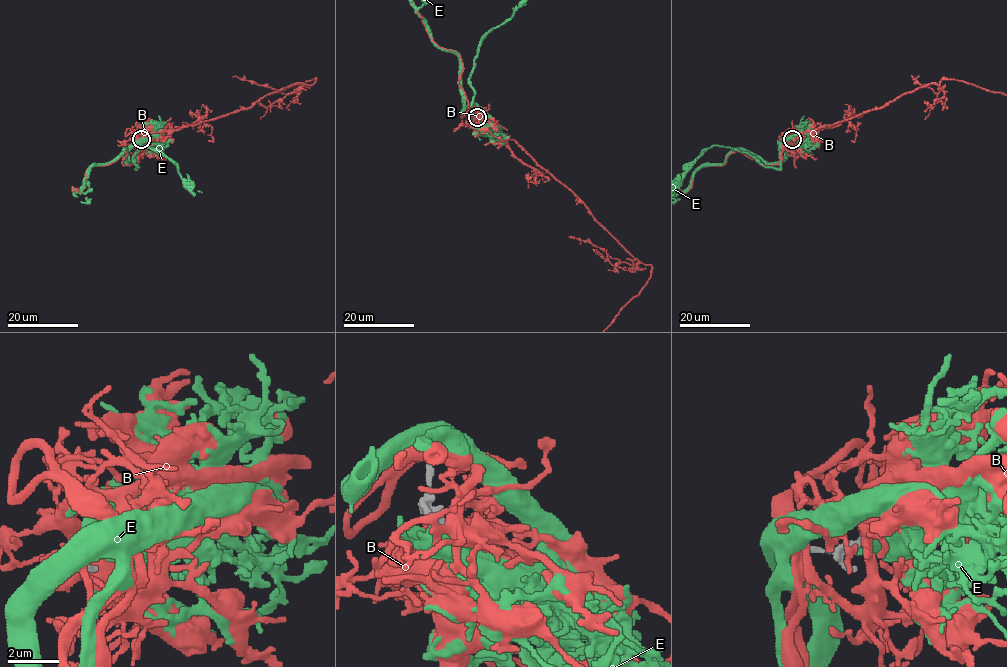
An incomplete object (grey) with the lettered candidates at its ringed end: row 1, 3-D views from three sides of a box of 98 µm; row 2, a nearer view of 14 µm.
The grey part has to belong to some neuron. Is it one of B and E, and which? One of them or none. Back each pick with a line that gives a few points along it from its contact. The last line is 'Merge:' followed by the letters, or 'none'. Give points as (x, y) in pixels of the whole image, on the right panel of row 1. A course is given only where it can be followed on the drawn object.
B: it runs (792, 139), (794, 134), (881, 108), (942, 79)
Merge: B

